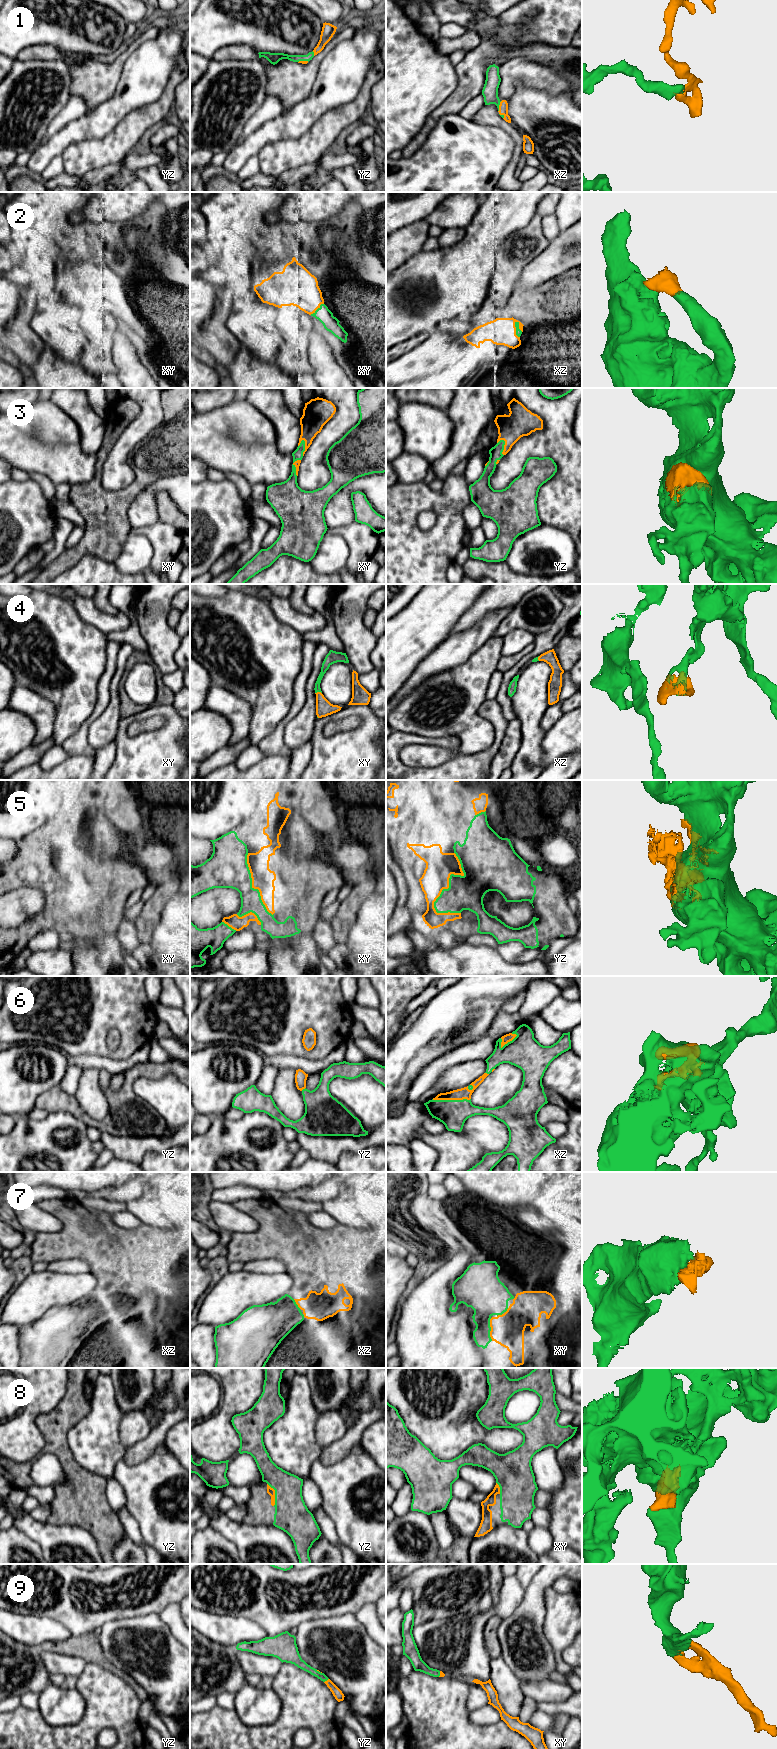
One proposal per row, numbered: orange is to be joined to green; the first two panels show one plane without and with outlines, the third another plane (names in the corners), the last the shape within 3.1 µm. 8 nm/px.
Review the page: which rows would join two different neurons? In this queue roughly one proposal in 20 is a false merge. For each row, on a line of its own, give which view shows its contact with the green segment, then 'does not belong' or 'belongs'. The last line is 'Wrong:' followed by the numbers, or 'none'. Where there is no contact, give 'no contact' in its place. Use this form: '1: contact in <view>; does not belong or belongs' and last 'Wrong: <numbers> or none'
1: contact in xz; belongs
2: contact in xz; belongs
3: contact in xy; belongs
4: contact in xy; belongs
5: contact in yz; belongs
6: contact in xz; belongs
7: contact in xy; belongs
8: contact in yz; belongs
9: contact in yz; belongs
Wrong: none

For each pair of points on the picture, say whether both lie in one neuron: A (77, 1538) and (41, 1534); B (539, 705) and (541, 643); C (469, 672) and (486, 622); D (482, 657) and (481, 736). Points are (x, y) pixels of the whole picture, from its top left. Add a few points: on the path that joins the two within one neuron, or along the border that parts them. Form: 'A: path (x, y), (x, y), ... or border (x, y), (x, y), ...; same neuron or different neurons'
A: path (68, 1538), (50, 1538); same neuron
B: border (531, 661), (518, 674); different neurons
C: border (492, 636), (458, 665); different neurons
D: path (472, 677), (471, 716); same neuron

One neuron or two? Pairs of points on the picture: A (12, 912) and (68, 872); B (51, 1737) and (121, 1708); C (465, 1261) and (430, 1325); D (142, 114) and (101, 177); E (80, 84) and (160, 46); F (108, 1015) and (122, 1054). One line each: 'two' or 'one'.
A: two
B: one
C: one
D: two
E: two
F: one

